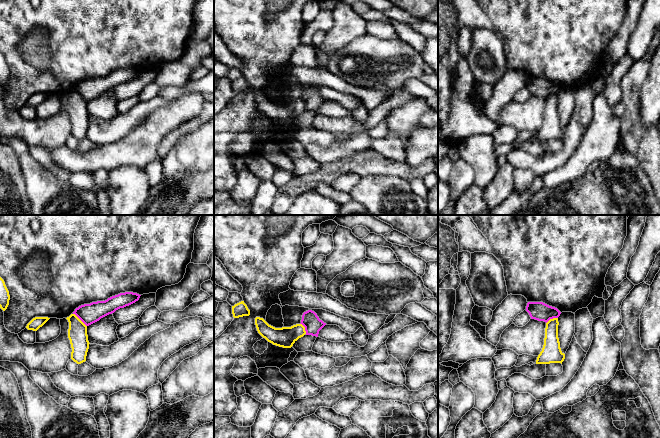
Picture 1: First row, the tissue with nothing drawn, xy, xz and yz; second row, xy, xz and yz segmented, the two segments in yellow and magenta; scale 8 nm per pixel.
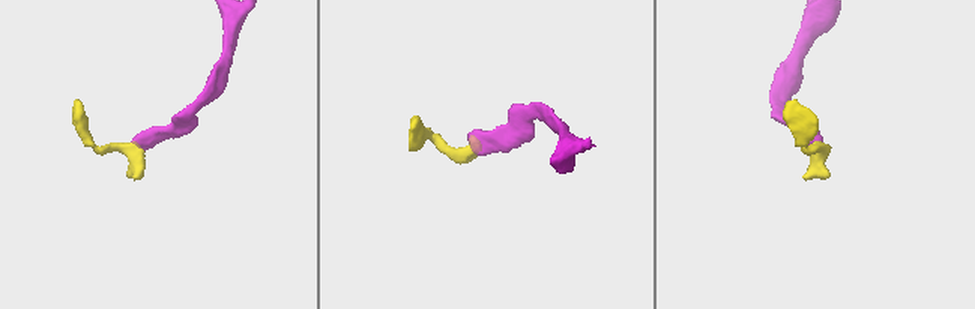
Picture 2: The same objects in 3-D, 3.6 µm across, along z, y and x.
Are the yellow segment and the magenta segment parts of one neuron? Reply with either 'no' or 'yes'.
no

